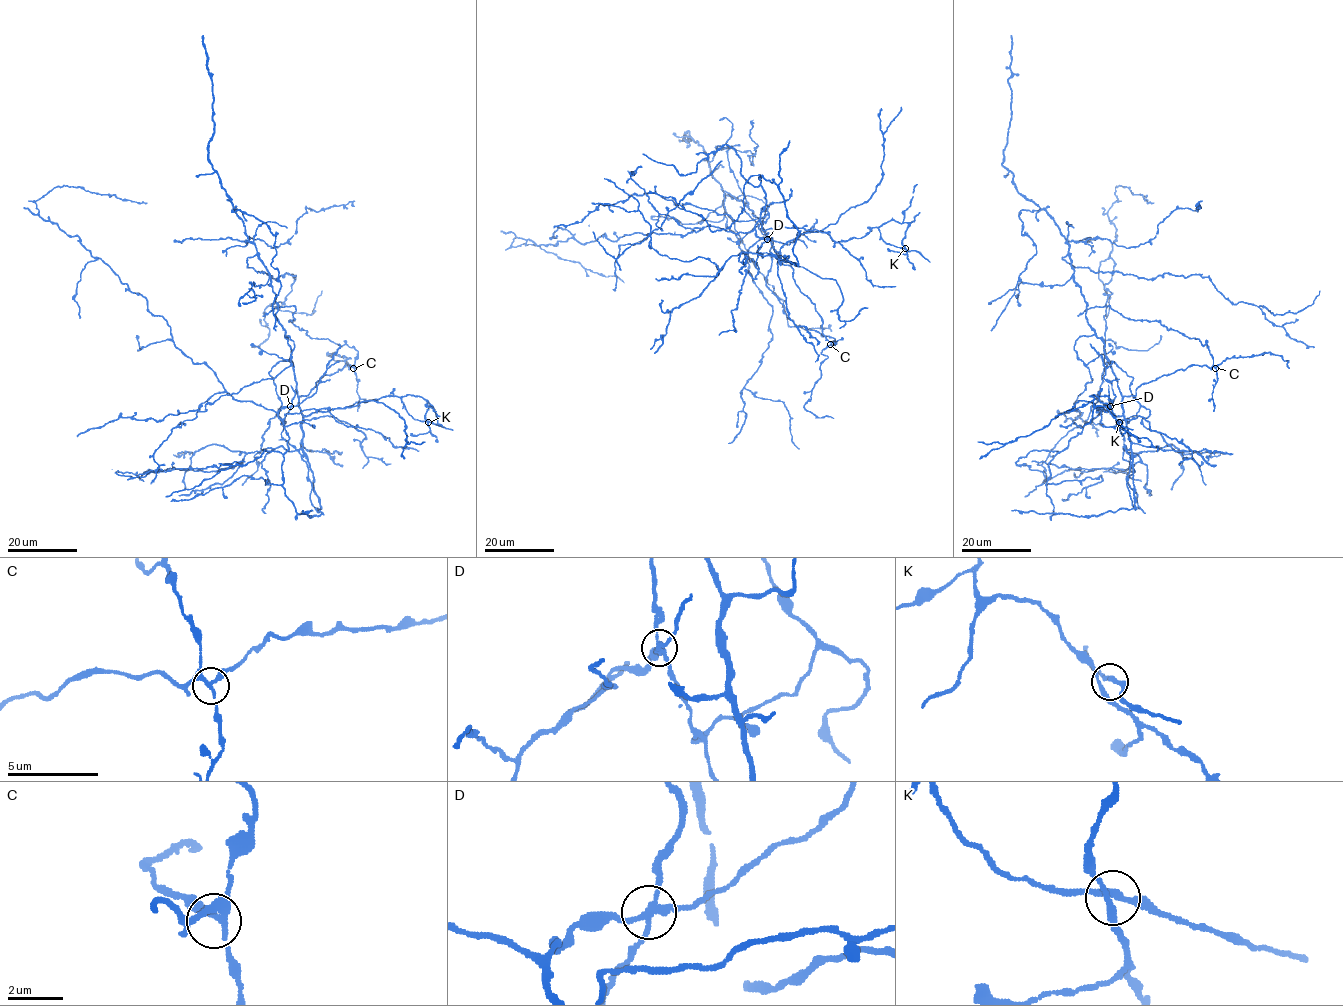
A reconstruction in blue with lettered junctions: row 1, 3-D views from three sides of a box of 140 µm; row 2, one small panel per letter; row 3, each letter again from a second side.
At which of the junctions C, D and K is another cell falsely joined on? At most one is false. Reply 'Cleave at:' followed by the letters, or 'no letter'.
Cleave at: D

